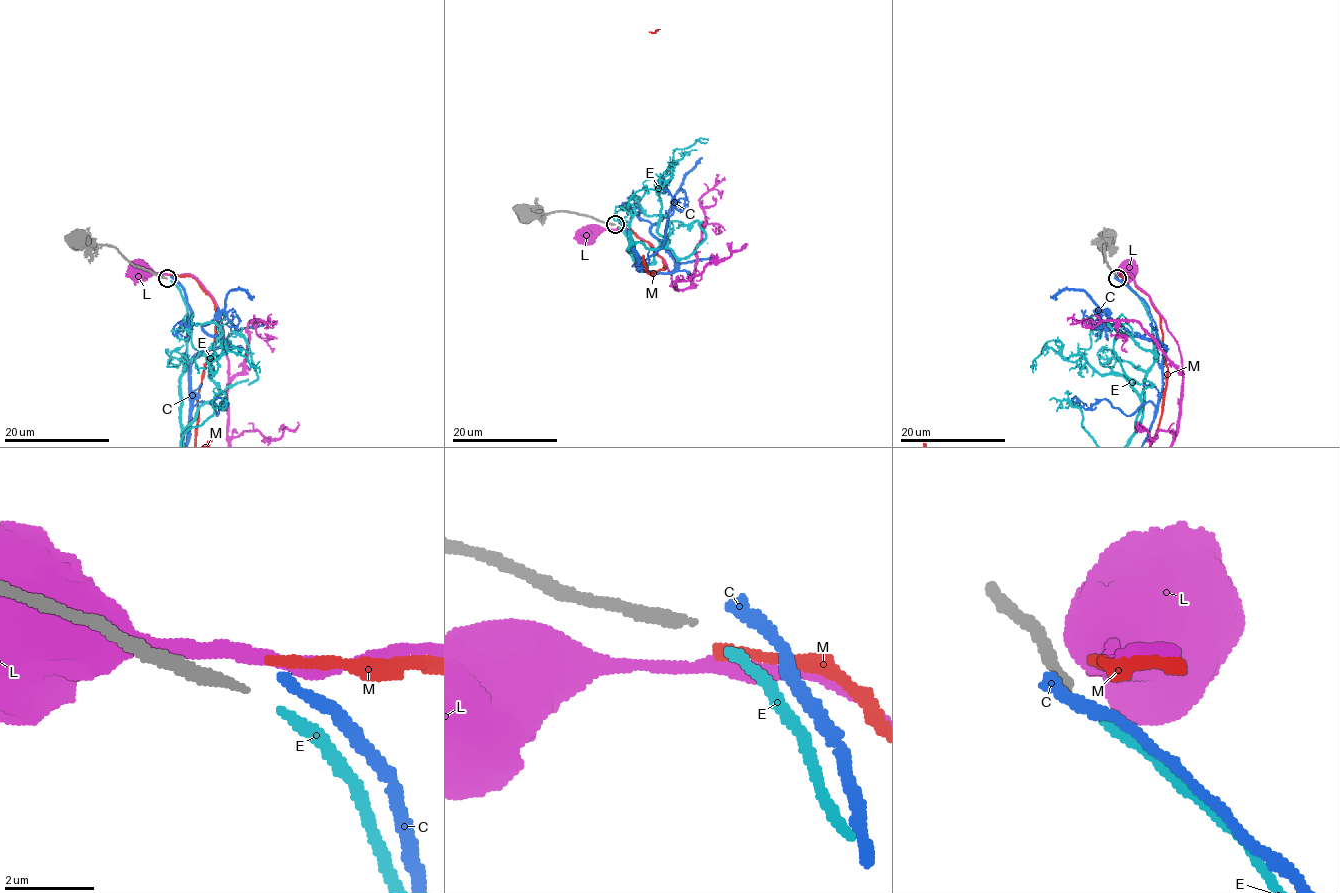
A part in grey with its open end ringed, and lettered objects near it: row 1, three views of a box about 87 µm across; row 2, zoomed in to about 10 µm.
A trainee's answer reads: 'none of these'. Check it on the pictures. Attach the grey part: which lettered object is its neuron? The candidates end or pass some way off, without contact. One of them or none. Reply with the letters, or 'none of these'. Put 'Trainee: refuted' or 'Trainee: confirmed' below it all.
E
Trainee: refuted

